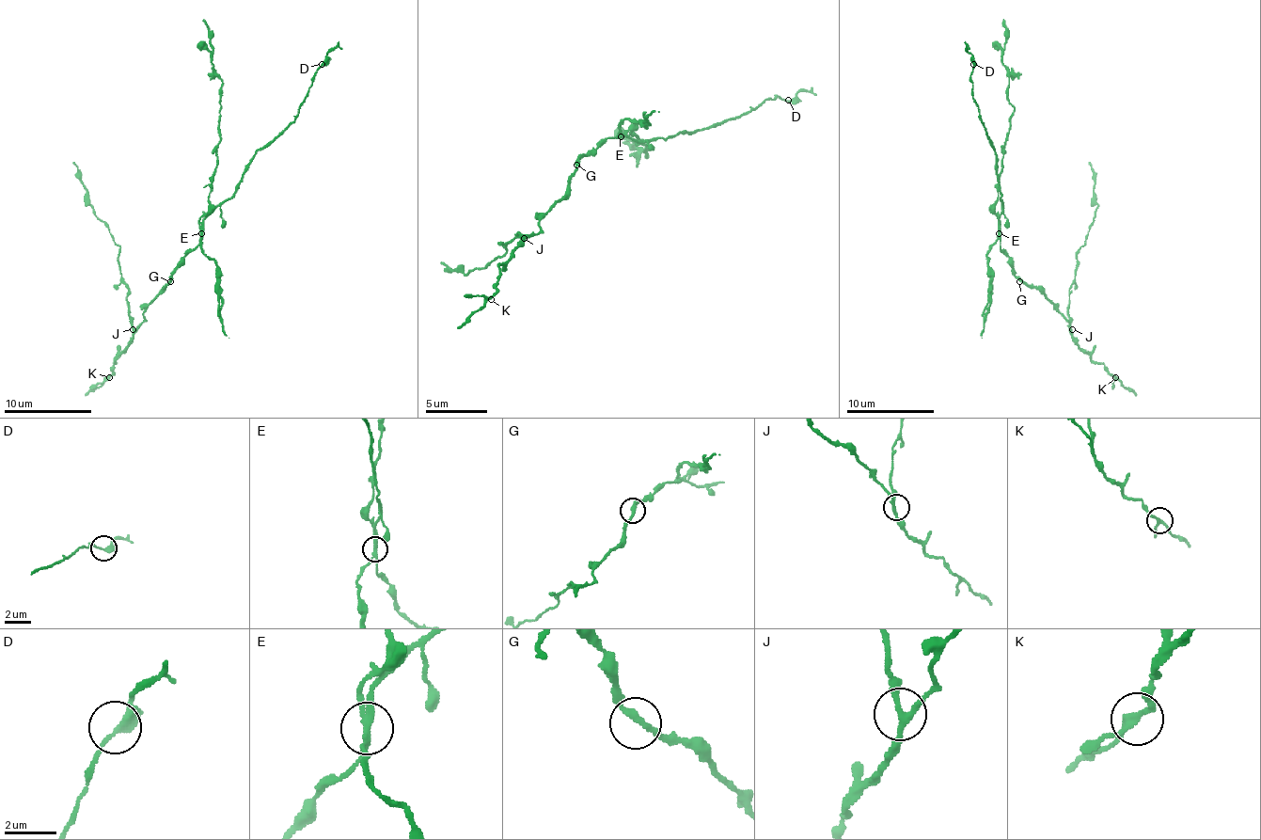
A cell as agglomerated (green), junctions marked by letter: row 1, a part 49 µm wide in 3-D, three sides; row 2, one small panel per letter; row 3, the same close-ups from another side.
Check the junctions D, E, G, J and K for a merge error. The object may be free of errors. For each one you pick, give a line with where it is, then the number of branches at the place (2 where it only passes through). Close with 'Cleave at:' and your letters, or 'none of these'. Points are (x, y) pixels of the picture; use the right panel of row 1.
E: at (999, 233); 3 branches meet
Cleave at: E

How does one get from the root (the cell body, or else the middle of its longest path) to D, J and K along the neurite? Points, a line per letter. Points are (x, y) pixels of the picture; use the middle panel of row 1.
D: (586, 155), (610, 136), (632, 136), (641, 143), (696, 134), (746, 116), (764, 100), (788, 100)
J: (586, 155), (579, 158), (579, 165), (570, 180), (570, 189), (540, 220), (540, 229), (524, 238)
K: (586, 155), (579, 158), (570, 189), (540, 220), (540, 229), (499, 266), (499, 284), (491, 299)

